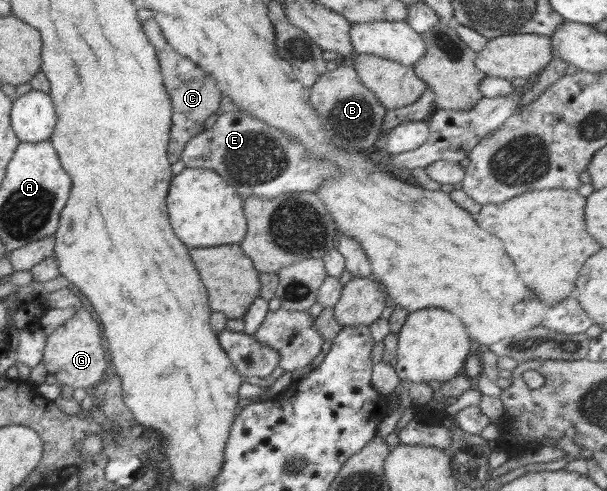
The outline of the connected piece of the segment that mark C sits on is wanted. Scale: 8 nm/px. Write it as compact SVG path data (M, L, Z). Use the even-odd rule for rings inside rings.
M152 17L143 22L143 31L146 33L150 44L155 48L163 84L171 100L172 129L167 147L167 157L170 164L174 164L180 160L180 155L189 141L205 130L204 122L206 122L206 119L223 107L224 102L214 78L204 70L200 70L198 65L193 63L193 60L182 56L176 50L172 50L170 44L164 40L158 24L155 20L152 20Z

